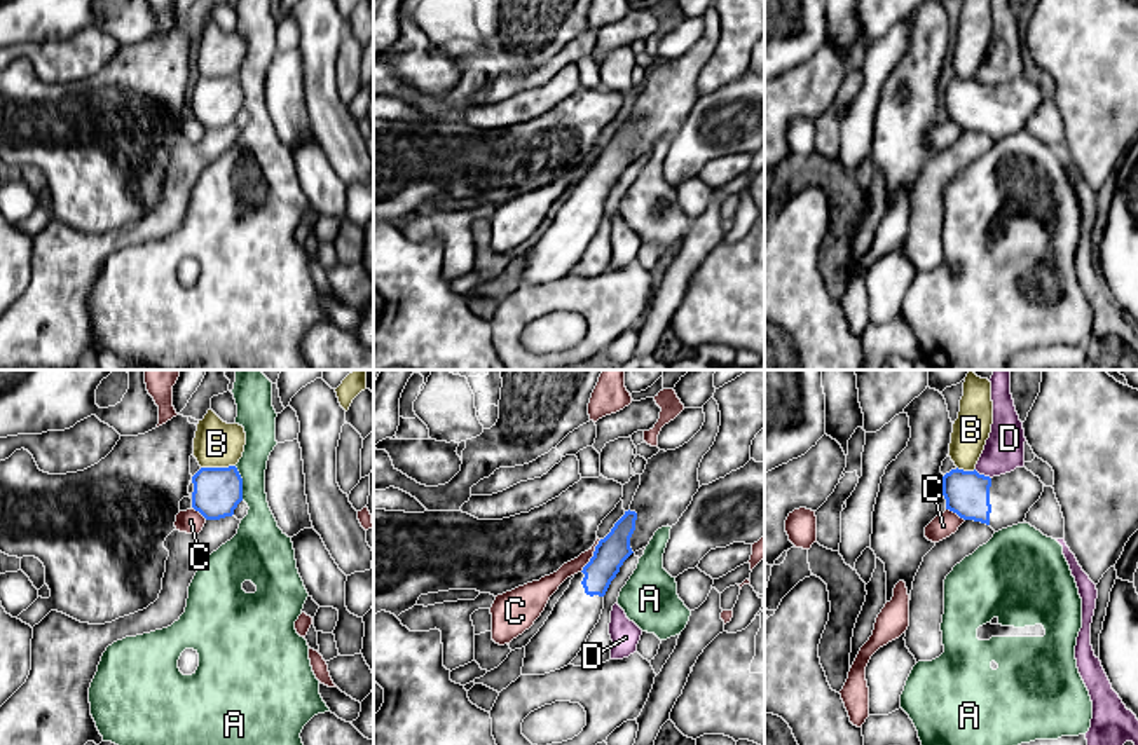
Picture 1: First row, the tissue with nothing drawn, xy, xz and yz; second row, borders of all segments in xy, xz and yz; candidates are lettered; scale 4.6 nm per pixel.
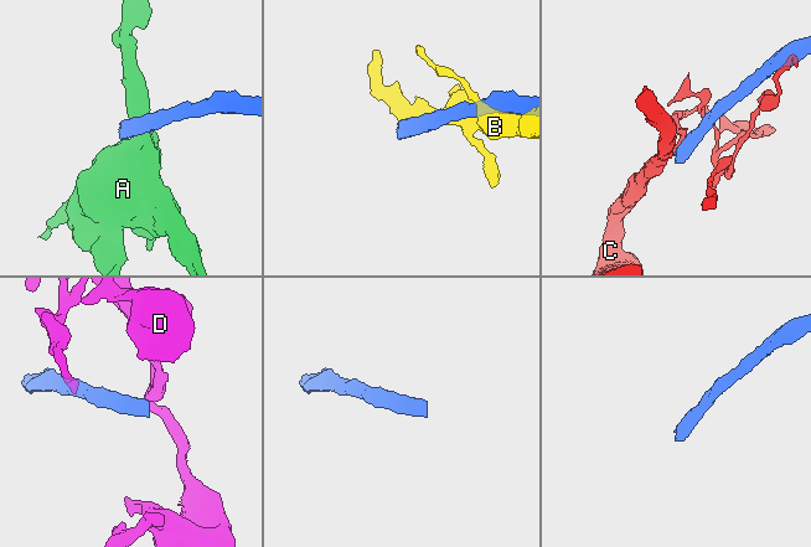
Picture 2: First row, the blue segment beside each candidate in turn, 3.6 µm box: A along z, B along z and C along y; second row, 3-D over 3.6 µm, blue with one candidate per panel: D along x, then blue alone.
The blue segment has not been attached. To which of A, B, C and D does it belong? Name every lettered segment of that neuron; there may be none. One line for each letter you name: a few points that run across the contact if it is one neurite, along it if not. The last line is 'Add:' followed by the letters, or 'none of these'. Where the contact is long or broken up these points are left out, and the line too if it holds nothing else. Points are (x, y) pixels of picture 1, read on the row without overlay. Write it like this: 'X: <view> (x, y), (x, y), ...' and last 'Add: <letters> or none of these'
Add: none of these

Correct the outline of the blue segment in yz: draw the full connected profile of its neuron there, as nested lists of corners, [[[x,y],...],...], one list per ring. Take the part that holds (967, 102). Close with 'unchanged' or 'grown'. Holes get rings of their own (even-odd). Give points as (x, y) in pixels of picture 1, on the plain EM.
[[[1025,75],[993,87],[958,77],[943,85],[946,119],[986,133],[995,141],[1026,133],[1026,122],[1042,101],[1044,92]]]; grown

